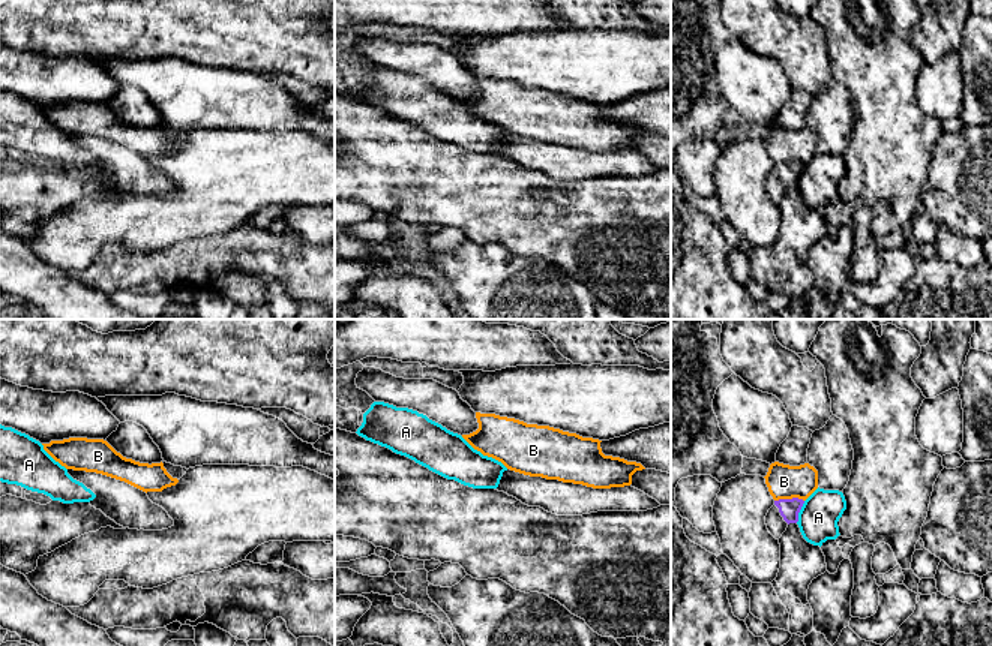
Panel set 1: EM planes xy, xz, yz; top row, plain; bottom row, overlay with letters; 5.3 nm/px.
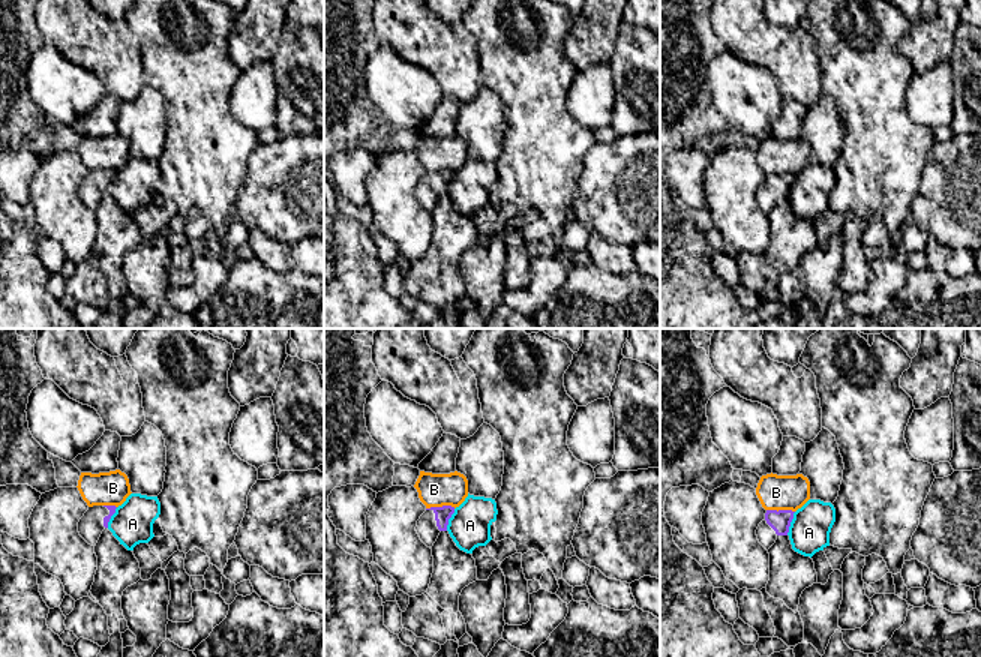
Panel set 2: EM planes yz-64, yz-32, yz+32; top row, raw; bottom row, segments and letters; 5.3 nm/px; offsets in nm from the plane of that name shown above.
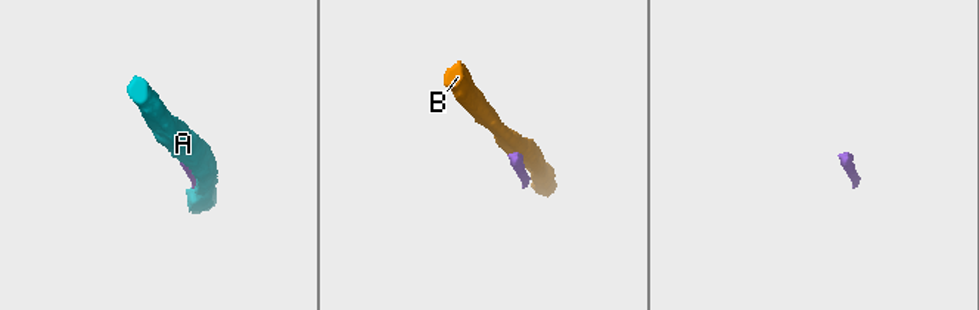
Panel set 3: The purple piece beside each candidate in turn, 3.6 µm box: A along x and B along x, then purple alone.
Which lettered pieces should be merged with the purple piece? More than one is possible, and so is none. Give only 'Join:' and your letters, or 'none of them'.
Join: none of them

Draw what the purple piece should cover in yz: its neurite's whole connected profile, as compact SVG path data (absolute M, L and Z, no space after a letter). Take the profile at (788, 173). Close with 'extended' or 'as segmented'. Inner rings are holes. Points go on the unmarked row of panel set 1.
M798 162L774 165L774 169L768 174L765 180L765 189L768 196L776 204L782 201L789 187L798 186L798 177L803 168L804 165Z | extended

